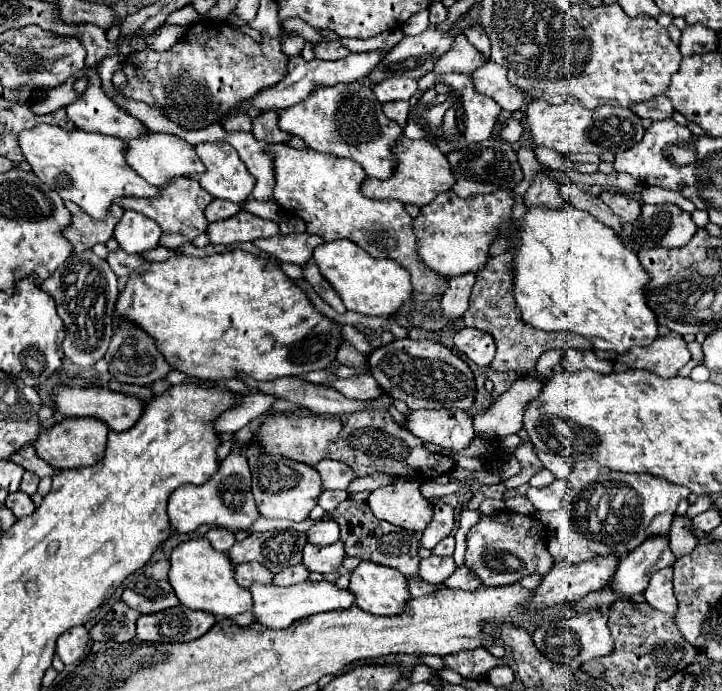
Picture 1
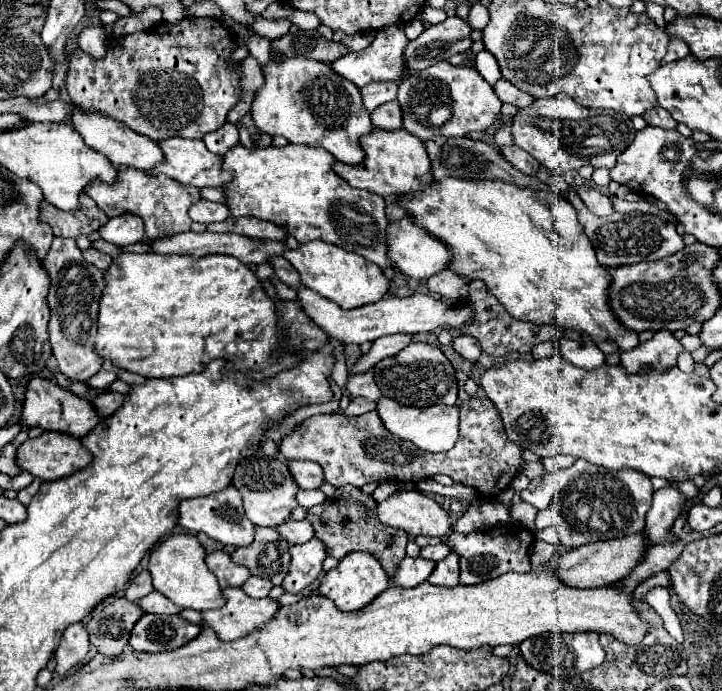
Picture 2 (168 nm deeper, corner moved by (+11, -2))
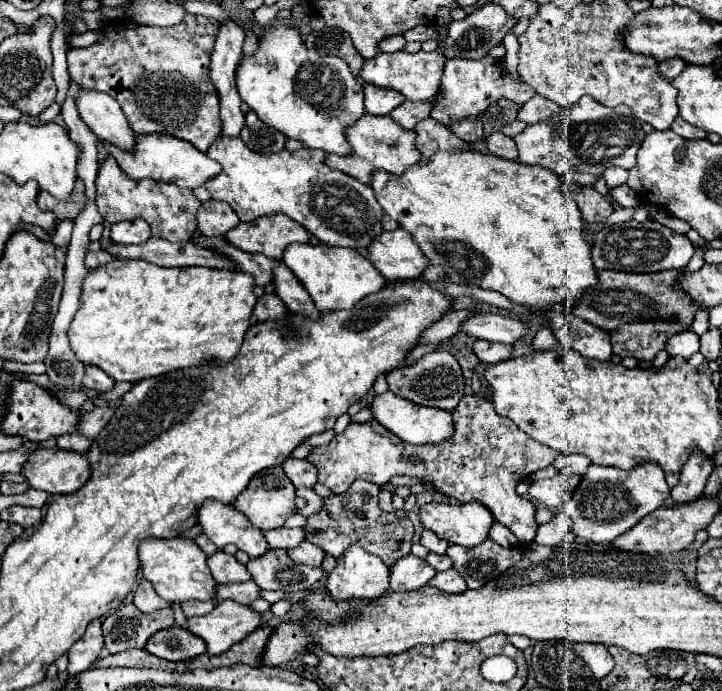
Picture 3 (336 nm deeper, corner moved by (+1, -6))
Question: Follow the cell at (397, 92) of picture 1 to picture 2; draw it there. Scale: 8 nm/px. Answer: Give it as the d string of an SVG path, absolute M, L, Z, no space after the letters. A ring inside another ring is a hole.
M372 81L368 83L366 87L360 89L362 93L362 101L364 101L364 107L372 113L376 107L396 99L396 91L398 91L398 85L394 81Z

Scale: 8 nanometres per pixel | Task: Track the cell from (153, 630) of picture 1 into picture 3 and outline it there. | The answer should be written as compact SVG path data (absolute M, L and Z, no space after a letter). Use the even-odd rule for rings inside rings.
M182 627L164 629L162 633L156 633L148 643L146 651L168 661L184 661L192 659L196 655L202 655L206 651L206 645L200 637L194 637L192 633L186 633Z

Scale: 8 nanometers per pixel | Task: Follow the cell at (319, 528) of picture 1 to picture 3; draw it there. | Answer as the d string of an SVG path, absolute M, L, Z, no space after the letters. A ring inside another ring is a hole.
M278 527L270 529L264 533L268 545L272 549L290 549L294 545L300 545L304 541L304 529L288 529L288 527Z

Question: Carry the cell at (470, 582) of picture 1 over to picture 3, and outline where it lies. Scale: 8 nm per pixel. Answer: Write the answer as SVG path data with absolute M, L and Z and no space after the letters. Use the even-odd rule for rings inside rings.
M448 569L448 571L442 571L442 573L436 573L428 585L436 587L436 589L442 589L446 593L462 593L466 591L466 581L454 571L454 569Z

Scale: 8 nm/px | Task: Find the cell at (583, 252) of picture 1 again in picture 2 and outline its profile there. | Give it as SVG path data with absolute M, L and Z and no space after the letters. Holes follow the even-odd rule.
M448 177L444 181L434 181L416 197L398 197L398 203L408 209L410 217L438 239L450 245L454 259L452 271L472 279L482 279L490 293L504 305L504 309L518 321L528 321L534 325L558 325L562 329L572 329L576 333L588 335L594 343L612 341L622 351L634 349L638 333L624 327L608 301L608 287L612 277L596 259L596 249L584 227L576 217L576 209L560 195L536 193L530 189L520 189L502 181L460 181Z

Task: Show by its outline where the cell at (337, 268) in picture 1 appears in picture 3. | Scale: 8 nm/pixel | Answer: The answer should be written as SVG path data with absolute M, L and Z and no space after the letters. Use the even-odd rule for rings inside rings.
M292 243L284 251L284 263L302 281L304 289L310 293L316 309L320 311L338 311L350 309L362 297L376 293L384 287L386 279L370 265L366 257L362 257L356 249L342 249L342 247L326 247L322 243Z

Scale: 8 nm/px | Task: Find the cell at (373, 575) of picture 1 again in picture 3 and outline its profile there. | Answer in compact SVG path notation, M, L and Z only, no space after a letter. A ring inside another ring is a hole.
M350 545L342 557L338 557L336 567L326 575L326 587L330 595L336 601L342 599L376 599L386 593L388 589L388 579L390 579L390 569L384 565L382 559L372 557L368 551L364 551L358 545Z

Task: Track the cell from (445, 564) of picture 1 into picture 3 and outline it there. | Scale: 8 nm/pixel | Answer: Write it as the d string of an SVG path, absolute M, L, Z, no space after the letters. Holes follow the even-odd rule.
M414 555L400 557L390 567L390 589L392 591L414 591L424 587L432 577L436 575L430 565L426 565L424 559L418 559Z

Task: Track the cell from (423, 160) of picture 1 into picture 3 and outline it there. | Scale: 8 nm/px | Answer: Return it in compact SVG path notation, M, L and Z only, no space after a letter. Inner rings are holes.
M364 113L354 125L344 129L346 141L352 147L352 153L342 157L342 155L334 155L328 153L326 155L326 165L330 165L332 169L338 169L346 175L352 175L354 179L362 181L362 183L370 183L370 173L374 173L374 169L384 169L390 173L404 173L408 167L416 165L420 159L420 153L414 145L414 131L402 129L398 123L392 121L390 115L386 117L374 117Z

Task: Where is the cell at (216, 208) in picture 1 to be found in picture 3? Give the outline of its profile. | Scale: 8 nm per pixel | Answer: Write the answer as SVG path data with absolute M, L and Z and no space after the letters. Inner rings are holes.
M206 201L198 209L198 229L206 237L218 237L226 235L228 229L238 225L240 219L234 213L234 209L222 201Z

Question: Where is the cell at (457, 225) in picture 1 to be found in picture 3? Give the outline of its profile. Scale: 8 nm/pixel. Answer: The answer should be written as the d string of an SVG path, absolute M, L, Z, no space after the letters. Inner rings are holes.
M382 231L368 247L370 263L382 273L386 281L416 279L430 265L414 239L404 231Z

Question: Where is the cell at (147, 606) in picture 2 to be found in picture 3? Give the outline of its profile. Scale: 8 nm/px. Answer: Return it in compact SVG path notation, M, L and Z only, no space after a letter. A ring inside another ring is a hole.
M184 601L182 603L182 611L186 617L194 617L194 615L206 615L214 609L214 601Z

